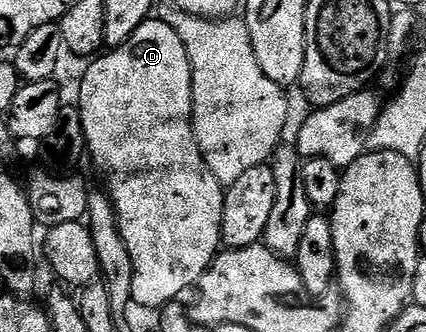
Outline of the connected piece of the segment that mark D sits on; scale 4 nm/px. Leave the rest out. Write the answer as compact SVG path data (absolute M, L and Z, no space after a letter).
M150 18L122 46L105 51L91 61L92 64L84 72L80 80L80 101L78 107L82 126L88 143L87 155L92 156L98 171L104 175L106 191L111 196L116 207L116 217L122 238L126 242L126 250L130 250L130 262L134 262L134 286L132 287L132 304L141 304L144 308L163 309L165 305L173 303L187 288L195 289L204 276L204 272L212 261L216 259L222 248L220 231L222 230L222 206L226 188L219 184L218 179L211 173L210 166L206 166L203 154L195 138L192 124L192 66L187 56L186 46L182 42L179 32L166 26L166 22L159 18Z

